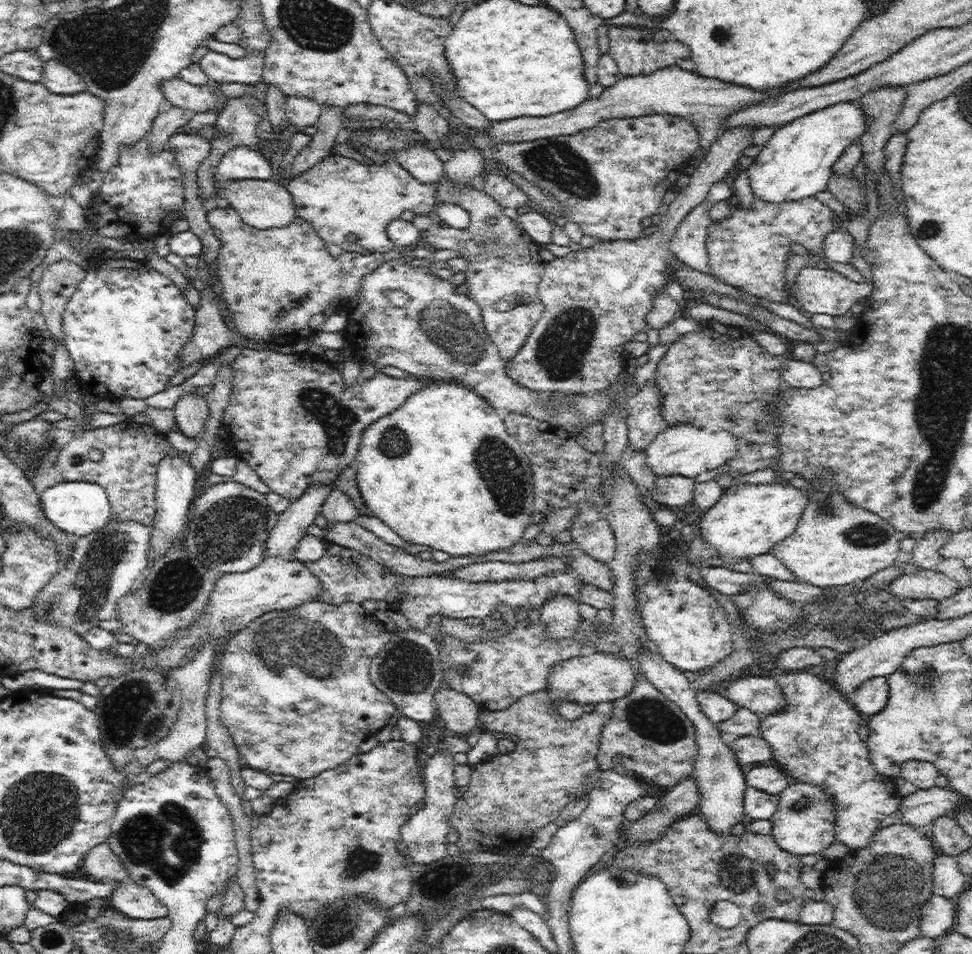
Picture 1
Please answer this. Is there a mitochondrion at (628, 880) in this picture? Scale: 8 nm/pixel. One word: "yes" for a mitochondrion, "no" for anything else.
yes

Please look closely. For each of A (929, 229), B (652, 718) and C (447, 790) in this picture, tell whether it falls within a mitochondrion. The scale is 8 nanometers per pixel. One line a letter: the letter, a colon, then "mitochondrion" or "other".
A: mitochondrion
B: mitochondrion
C: other

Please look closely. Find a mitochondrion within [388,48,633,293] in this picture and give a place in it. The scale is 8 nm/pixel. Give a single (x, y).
(556, 163)

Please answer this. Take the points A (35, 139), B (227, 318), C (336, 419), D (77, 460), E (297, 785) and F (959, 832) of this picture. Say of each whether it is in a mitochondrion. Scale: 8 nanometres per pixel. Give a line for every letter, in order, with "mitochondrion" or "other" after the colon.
A: other
B: other
C: mitochondrion
D: other
E: other
F: other

